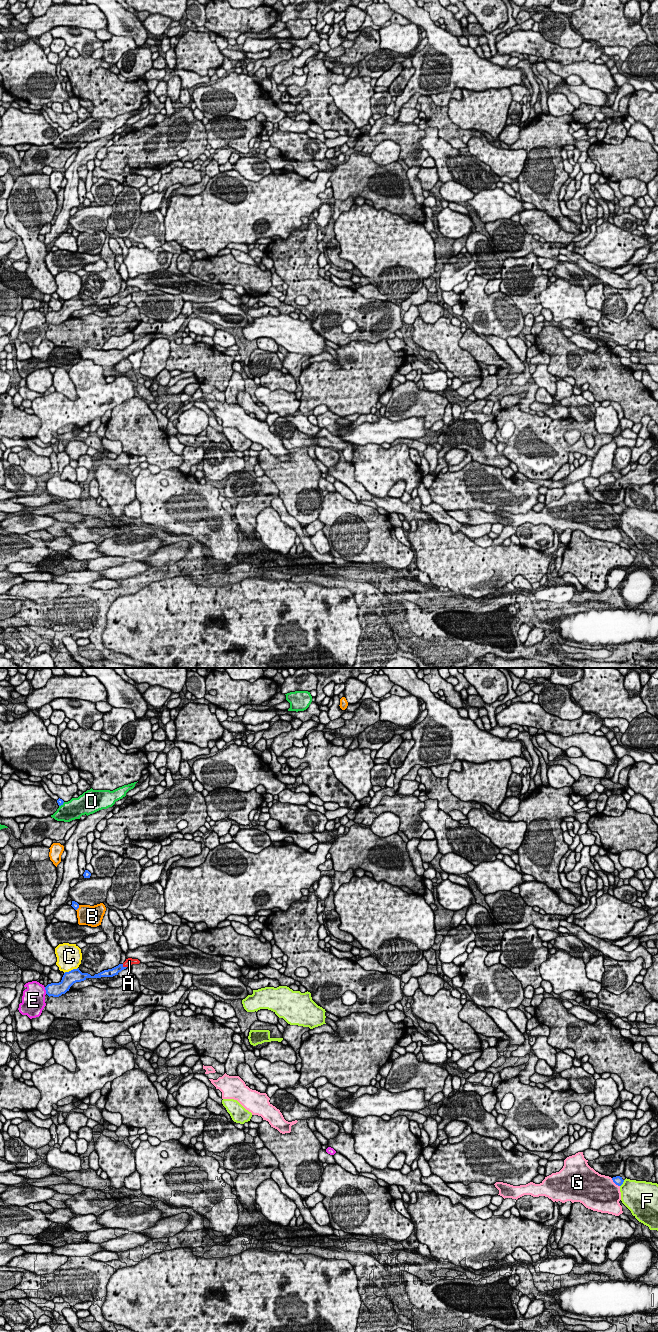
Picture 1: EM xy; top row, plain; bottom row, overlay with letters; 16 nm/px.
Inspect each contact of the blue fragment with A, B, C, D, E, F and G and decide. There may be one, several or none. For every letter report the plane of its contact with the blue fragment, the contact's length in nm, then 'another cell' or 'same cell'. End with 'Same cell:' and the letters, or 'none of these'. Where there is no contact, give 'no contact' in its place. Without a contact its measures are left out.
A: meets blue in xy; contact 100 nm long; same cell
B: meets blue in xy; contact 110 nm long; another cell
C: meets blue in xy; contact 240 nm long; another cell
D: meets blue in xy; contact 120 nm long; another cell
E: meets blue in xy; contact 120 nm long; another cell
F: meets blue in xy; contact 130 nm long; another cell
G: meets blue in xy; contact 200 nm long; another cell
Same cell: A

